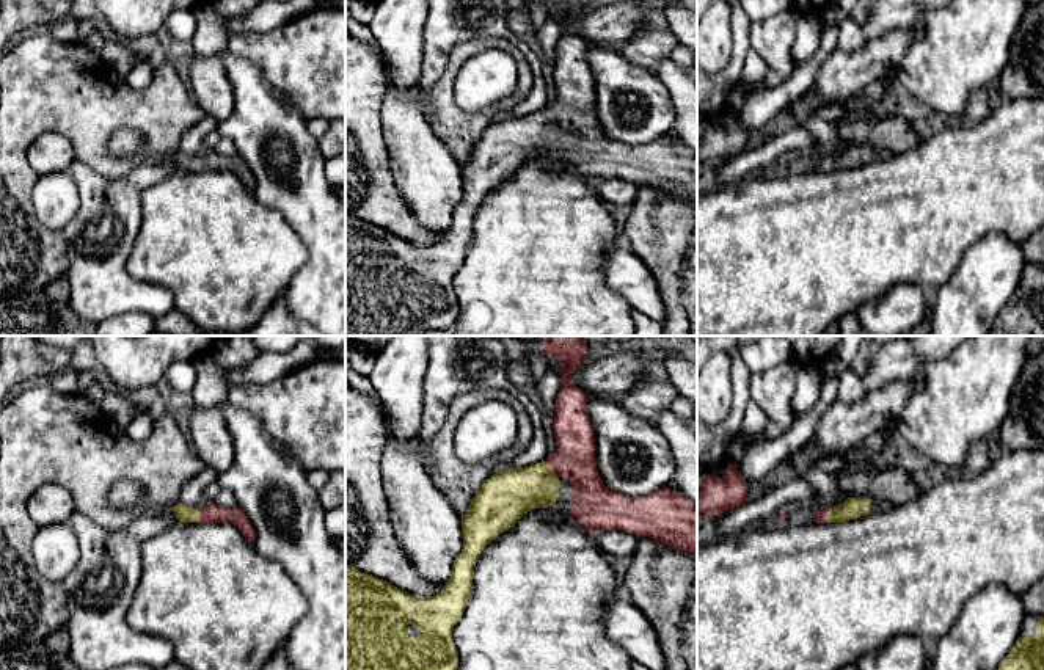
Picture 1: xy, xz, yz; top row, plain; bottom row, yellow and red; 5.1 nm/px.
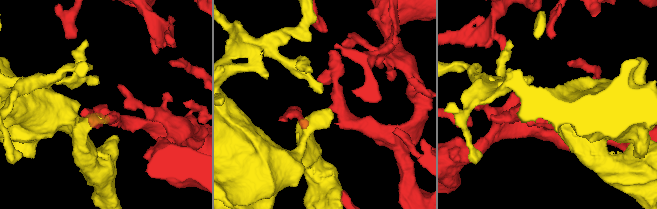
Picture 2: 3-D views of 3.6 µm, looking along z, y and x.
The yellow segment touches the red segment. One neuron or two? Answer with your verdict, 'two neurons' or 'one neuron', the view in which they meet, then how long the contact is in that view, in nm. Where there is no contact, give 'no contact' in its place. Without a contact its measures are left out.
one neuron; meets yellow in xz; contact 120 nm long

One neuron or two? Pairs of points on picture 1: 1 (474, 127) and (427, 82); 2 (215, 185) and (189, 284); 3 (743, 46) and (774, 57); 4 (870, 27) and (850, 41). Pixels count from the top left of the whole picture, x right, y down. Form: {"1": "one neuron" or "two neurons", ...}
{"1": "two neurons", "2": "one neuron", "3": "two neurons", "4": "one neuron"}

